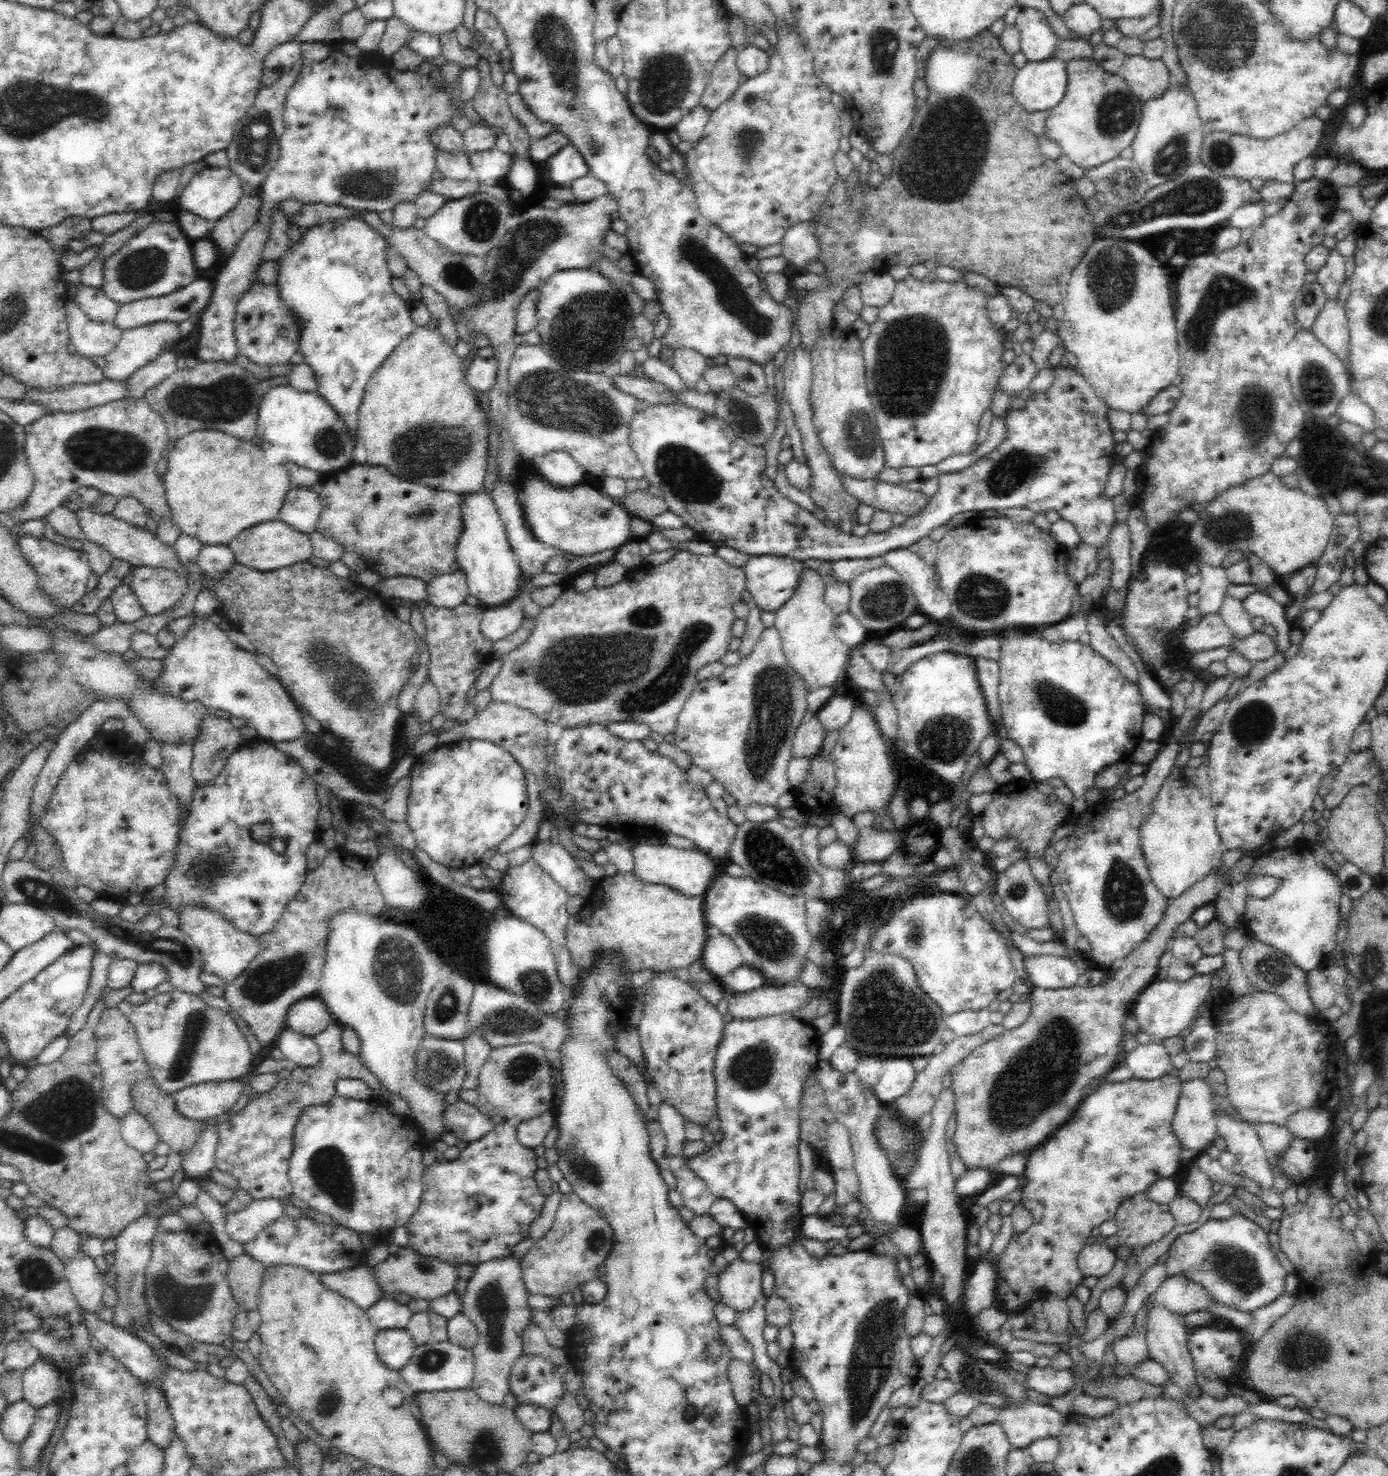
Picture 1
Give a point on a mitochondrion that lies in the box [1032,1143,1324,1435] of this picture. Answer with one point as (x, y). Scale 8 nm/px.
(1244, 1273)

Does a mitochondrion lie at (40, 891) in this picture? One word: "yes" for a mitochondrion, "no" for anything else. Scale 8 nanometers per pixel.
yes

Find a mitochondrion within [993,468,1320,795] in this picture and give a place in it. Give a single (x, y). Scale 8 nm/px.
(1253, 722)

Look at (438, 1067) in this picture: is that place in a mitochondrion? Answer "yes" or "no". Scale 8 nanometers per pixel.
yes

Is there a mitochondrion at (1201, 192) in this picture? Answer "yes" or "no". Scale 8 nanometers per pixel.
yes

